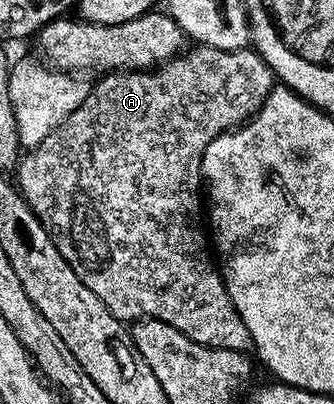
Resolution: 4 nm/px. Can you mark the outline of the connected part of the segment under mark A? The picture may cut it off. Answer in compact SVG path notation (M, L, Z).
M194 46L191 49L191 52L183 51L173 60L168 60L165 64L149 70L115 70L103 75L99 79L102 81L91 87L88 98L84 98L84 102L80 102L80 106L72 110L72 114L68 114L62 125L52 130L52 134L48 134L48 138L44 138L40 146L29 149L21 157L16 169L16 187L36 214L36 218L48 230L56 250L60 250L68 266L76 270L80 282L84 282L84 286L88 286L88 290L92 290L92 294L96 294L96 298L100 298L100 302L104 302L108 310L112 310L117 320L137 322L149 318L168 322L168 326L176 326L176 330L209 348L249 353L254 347L252 334L248 334L248 326L244 326L240 314L236 314L236 306L232 306L232 298L228 298L225 279L208 247L208 232L204 227L202 159L204 150L208 150L208 146L218 136L233 132L235 128L241 128L250 117L257 115L270 91L275 88L276 77L257 51L249 47L240 50L216 50L205 46Z

